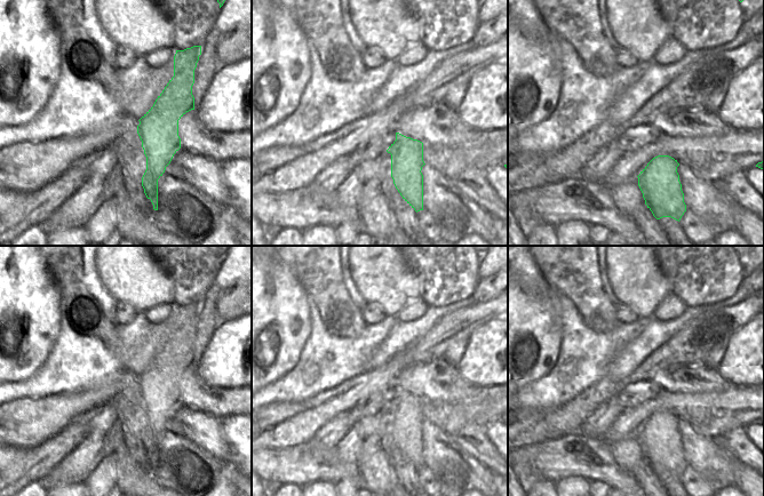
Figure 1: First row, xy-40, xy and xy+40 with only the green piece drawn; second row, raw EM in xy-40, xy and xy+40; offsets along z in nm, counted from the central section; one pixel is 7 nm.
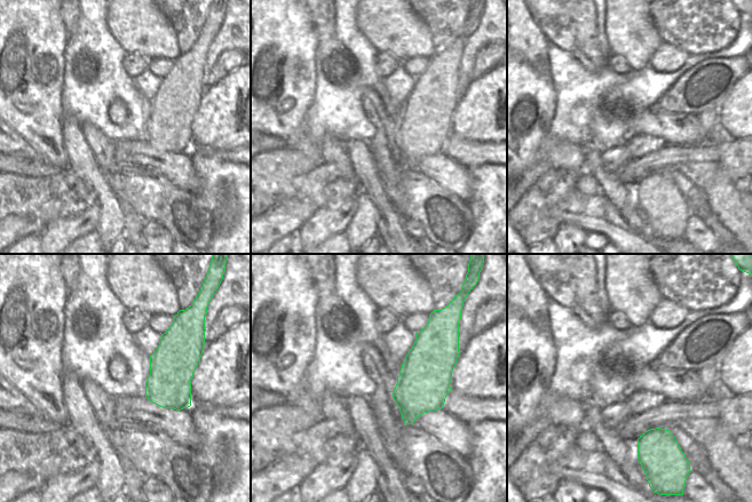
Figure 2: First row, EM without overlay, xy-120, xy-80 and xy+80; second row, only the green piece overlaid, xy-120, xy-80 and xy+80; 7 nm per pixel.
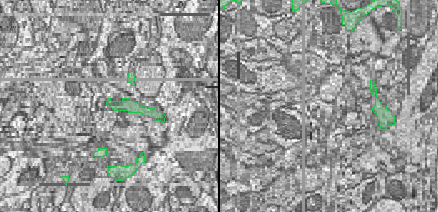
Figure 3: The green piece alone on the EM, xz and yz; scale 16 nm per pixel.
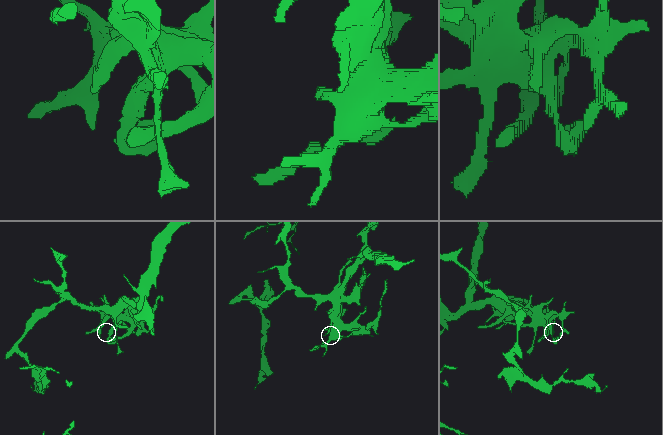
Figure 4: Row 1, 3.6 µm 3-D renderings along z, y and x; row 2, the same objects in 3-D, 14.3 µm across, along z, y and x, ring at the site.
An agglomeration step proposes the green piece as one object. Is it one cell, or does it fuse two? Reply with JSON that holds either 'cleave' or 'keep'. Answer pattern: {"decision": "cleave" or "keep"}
{"decision": "cleave"}

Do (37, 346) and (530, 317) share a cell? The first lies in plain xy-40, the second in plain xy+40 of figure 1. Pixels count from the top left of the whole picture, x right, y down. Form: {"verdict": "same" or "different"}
{"verdict": "same"}

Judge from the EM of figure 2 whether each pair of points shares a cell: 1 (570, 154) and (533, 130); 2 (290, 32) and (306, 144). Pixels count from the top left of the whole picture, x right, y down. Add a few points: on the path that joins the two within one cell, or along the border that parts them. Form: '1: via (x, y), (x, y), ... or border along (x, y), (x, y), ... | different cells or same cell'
1: via (560, 154), (551, 152), (539, 141) | same cell
2: via (290, 60), (290, 93), (297, 100), (295, 117) | same cell

